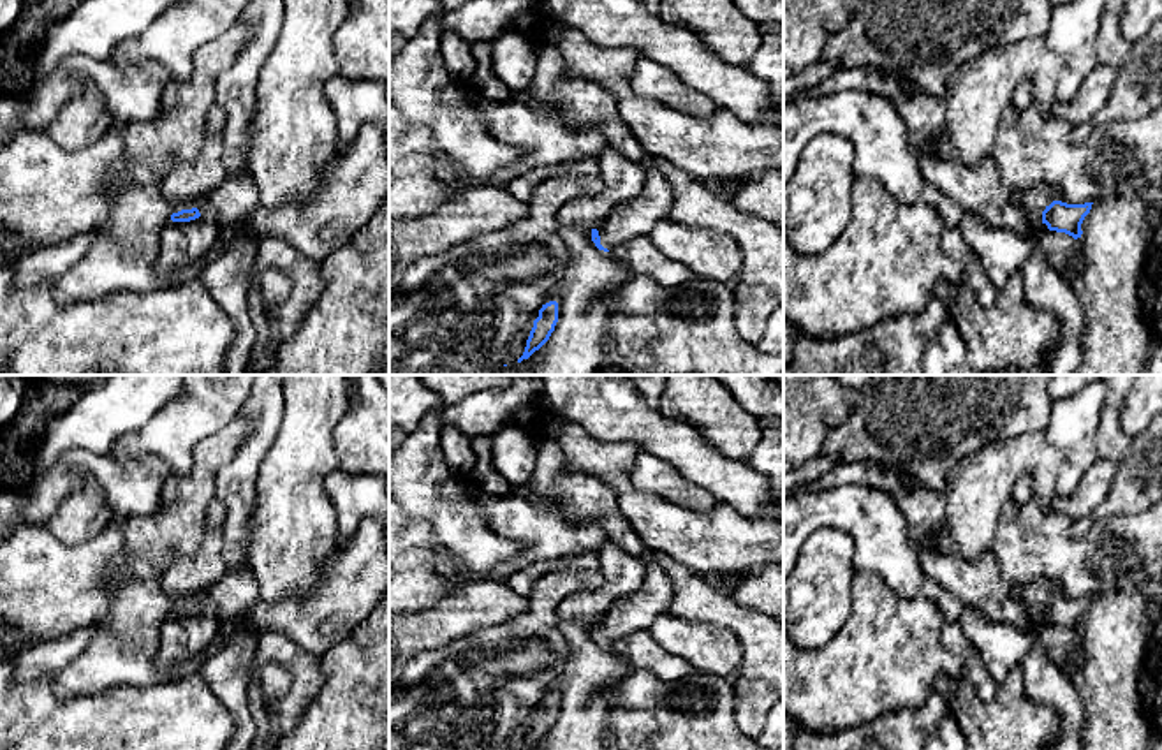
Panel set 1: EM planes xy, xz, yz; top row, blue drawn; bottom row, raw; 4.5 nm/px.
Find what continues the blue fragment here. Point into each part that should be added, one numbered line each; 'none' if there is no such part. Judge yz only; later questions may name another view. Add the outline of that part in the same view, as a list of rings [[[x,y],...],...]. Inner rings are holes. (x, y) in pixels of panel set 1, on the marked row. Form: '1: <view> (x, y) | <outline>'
1: yz (1034, 201) | [[[1037,185],[1026,190],[1014,190],[1014,204],[1023,208],[1030,224],[1042,224],[1042,211],[1053,202],[1051,187]]]

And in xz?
1: xz (638, 217) | [[[653,157],[644,162],[644,187],[632,201],[618,204],[599,229],[600,245],[607,250],[636,238],[648,236],[658,220],[671,211],[671,188],[653,164]]]

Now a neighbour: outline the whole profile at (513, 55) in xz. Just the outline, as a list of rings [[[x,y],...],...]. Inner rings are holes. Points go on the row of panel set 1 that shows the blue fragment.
[[[509,32],[491,42],[491,67],[496,77],[512,92],[525,92],[537,69],[535,35]]]

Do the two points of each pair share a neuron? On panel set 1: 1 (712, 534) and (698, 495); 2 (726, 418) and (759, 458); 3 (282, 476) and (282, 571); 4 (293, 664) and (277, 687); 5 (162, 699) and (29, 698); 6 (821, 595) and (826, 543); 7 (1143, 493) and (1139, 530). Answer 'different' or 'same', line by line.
1: different
2: different
3: same
4: different
5: same
6: same
7: different

